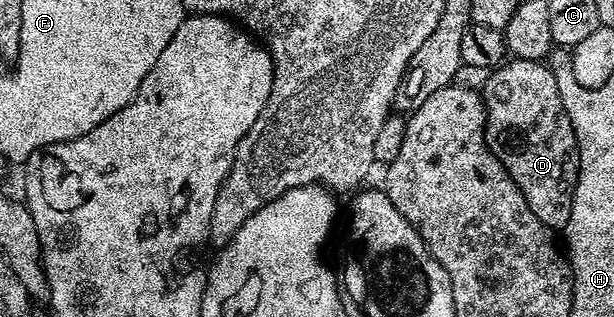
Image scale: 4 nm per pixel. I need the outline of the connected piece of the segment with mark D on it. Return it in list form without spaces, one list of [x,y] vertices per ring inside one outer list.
[[[513,58],[511,61],[501,63],[489,75],[492,76],[485,81],[484,87],[482,86],[482,98],[484,100],[484,111],[488,115],[488,123],[484,127],[484,140],[488,142],[490,153],[494,153],[494,157],[498,157],[498,161],[502,161],[502,165],[506,169],[506,173],[510,173],[514,185],[518,185],[518,189],[522,189],[522,197],[526,197],[526,205],[530,205],[530,209],[534,209],[534,217],[538,217],[538,221],[542,221],[542,225],[553,229],[563,229],[570,221],[570,205],[574,201],[574,189],[580,172],[580,154],[576,144],[576,134],[572,128],[570,117],[562,105],[562,93],[558,93],[558,81],[554,81],[551,66],[544,61]]]

